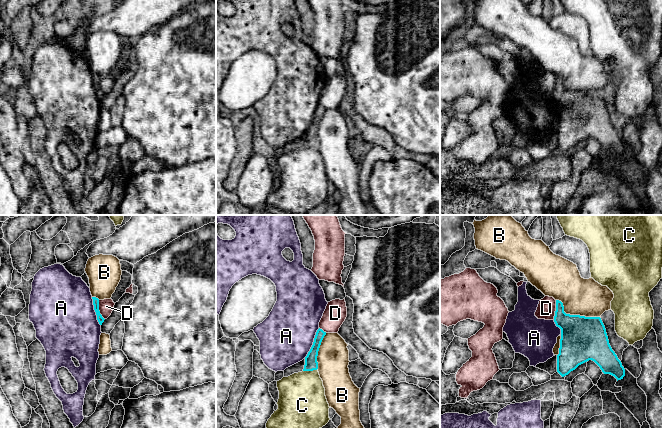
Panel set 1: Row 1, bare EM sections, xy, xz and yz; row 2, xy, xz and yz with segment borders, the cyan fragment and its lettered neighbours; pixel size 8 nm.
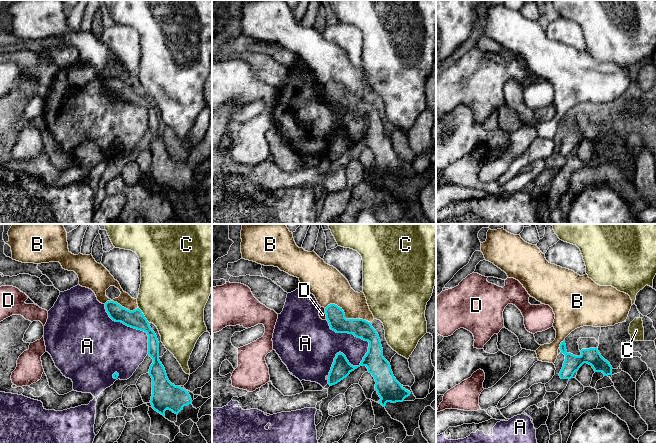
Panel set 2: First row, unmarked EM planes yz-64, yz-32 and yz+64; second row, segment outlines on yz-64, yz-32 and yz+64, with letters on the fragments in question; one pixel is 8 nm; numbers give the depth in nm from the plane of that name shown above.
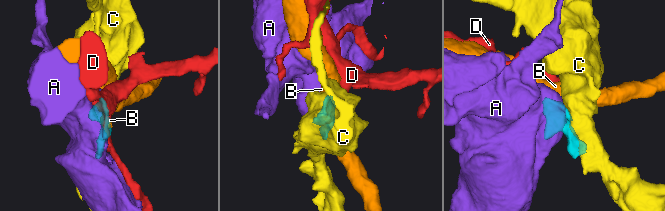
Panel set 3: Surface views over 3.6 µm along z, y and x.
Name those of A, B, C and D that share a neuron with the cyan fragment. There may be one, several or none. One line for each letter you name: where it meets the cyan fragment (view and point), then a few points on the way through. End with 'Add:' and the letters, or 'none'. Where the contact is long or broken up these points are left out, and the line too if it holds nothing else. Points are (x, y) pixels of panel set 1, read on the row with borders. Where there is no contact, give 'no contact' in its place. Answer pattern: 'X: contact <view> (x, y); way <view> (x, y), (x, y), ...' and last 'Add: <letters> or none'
Add: none

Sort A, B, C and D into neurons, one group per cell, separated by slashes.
A / B / C / D

